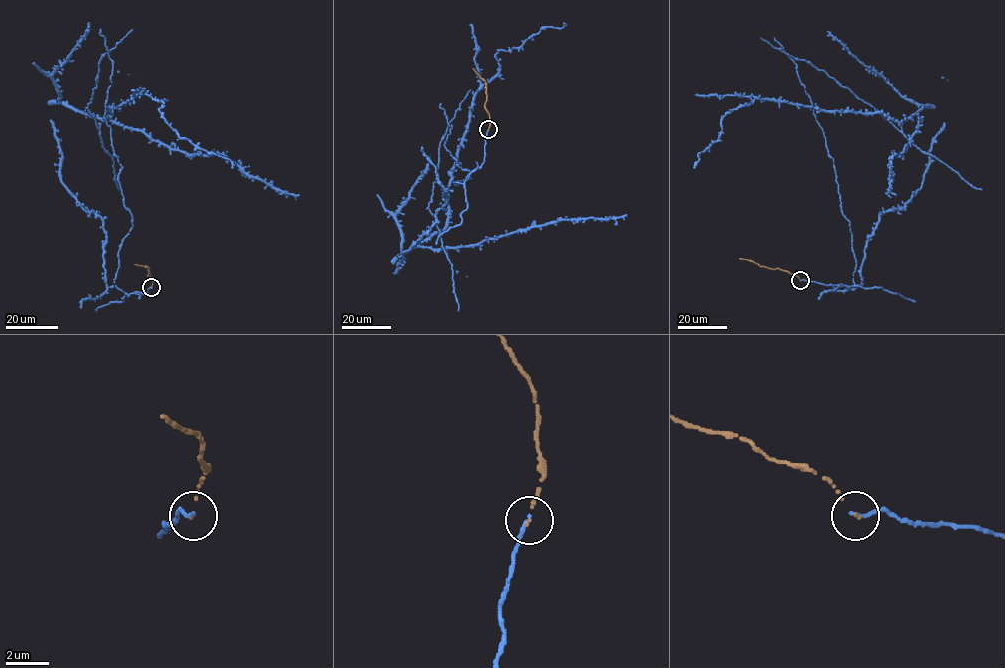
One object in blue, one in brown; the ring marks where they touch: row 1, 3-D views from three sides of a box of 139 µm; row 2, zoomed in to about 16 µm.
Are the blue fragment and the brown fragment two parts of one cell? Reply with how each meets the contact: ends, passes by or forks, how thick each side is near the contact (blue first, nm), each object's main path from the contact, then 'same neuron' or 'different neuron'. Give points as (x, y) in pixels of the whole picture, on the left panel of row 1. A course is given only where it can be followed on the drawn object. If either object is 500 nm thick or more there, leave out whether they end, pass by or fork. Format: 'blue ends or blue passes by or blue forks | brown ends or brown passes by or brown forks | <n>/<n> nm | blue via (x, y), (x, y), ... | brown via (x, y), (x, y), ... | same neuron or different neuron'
blue ends | brown ends | 200/100 nm | blue via (151, 287), (115, 285), (132, 225), (104, 118), (112, 61), (99, 60), (99, 129), (146, 94), (233, 167) | brown via (151, 287), (153, 282), (147, 275), (149, 268), (135, 264) | same neuron

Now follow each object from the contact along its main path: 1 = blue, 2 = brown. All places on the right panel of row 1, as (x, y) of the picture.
1: (800, 280), (853, 286), (856, 263), (793, 60), (902, 123), (756, 98), (725, 115), (695, 167)
2: (800, 280), (788, 271), (739, 258)

